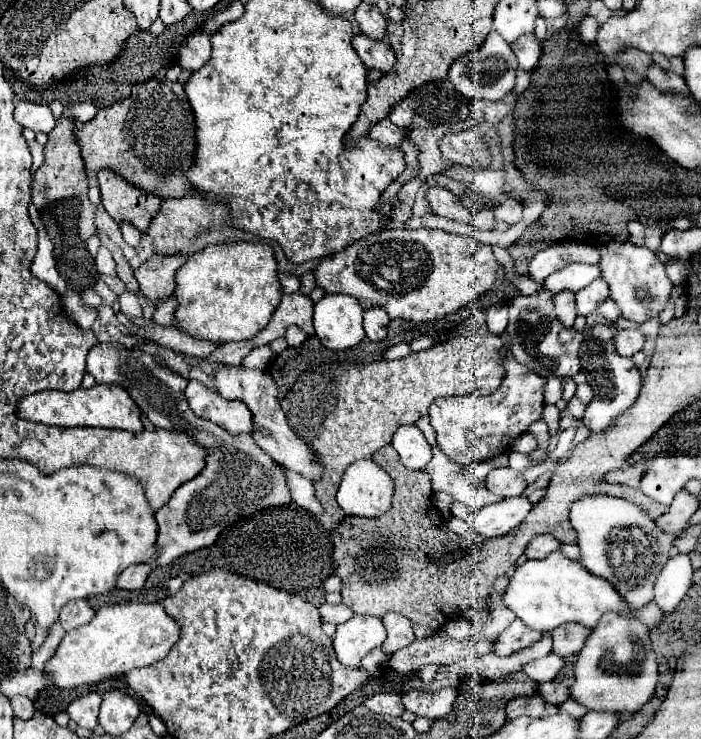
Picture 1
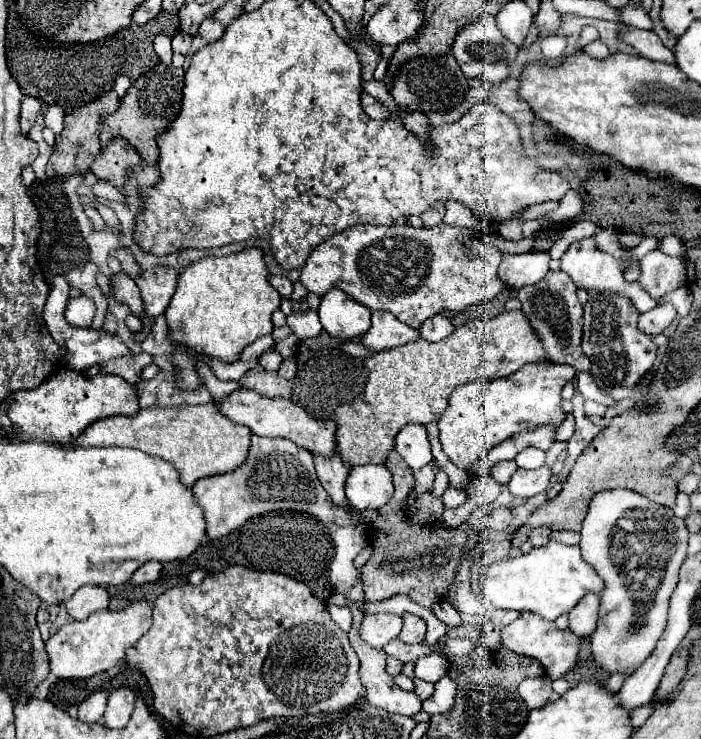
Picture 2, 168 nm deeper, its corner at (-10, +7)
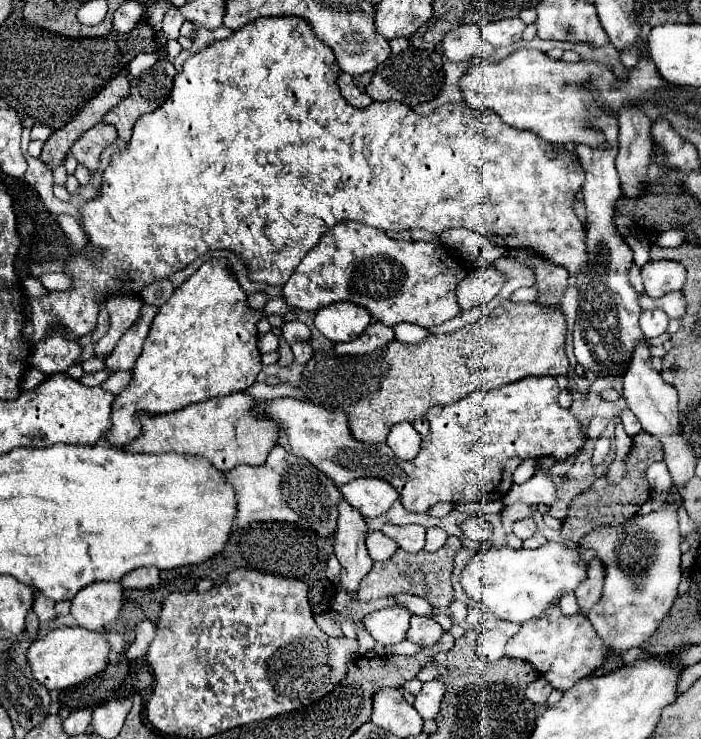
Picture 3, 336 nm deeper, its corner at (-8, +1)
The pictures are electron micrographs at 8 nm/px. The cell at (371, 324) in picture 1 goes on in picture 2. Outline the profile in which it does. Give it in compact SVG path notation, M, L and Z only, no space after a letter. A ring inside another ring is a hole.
M372 311L372 327L364 333L362 343L374 351L386 351L420 339L420 333L388 311Z

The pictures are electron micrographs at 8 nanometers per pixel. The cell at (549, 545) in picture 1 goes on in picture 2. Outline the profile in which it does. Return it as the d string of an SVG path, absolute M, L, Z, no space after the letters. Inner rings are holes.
M538 527L538 529L534 529L532 533L530 533L530 543L534 545L534 547L544 547L548 541L550 541L550 529L548 527Z

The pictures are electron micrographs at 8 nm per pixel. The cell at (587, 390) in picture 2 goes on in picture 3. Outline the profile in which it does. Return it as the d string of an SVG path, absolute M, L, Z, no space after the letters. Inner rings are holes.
M629 409L624 410L621 414L621 420L626 433L628 433L630 437L634 437L634 435L640 433L640 429L642 429L642 427L640 427L640 421L636 419L632 411Z

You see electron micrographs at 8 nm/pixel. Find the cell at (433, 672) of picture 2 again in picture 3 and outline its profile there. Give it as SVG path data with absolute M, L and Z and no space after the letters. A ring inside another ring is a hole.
M434 679L434 681L426 681L422 685L422 691L414 699L414 707L418 709L422 719L436 719L442 695L444 695L444 683L442 681Z

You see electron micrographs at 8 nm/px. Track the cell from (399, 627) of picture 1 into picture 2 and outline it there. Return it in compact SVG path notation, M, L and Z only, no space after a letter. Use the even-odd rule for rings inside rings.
M404 613L402 619L404 619L404 627L402 627L398 639L404 643L422 643L424 635L426 635L424 619L418 615L412 615L412 613Z

